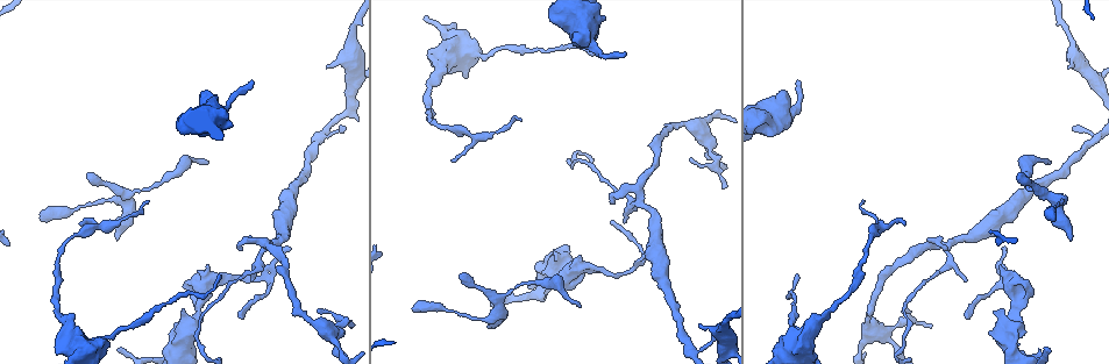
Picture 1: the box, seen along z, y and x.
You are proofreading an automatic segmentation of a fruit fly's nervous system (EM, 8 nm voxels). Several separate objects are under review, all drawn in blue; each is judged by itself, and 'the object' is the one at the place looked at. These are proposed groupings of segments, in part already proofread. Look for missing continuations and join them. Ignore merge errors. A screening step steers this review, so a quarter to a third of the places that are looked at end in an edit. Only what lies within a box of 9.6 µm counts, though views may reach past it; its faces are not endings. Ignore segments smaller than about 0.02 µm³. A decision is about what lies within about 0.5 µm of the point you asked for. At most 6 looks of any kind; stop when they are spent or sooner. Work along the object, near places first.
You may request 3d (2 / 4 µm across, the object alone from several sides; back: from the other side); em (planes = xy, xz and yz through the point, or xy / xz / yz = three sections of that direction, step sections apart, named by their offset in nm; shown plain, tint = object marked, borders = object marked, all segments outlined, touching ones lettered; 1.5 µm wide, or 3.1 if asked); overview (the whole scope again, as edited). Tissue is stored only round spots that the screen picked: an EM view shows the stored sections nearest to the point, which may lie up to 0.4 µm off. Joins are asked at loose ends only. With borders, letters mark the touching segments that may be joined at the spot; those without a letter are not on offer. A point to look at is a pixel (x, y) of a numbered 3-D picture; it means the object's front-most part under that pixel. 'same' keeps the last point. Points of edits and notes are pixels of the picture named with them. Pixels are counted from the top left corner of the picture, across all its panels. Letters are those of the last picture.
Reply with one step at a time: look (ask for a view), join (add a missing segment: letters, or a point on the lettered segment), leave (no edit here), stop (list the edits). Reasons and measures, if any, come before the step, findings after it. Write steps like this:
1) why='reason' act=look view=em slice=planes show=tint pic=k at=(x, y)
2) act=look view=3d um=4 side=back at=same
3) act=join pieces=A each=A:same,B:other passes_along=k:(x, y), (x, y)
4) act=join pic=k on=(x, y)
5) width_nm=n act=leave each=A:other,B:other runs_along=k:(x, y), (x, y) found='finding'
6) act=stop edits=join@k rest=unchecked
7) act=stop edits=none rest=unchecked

why='free end' act=look view=3d um=4 pic=1 at=(87, 173)

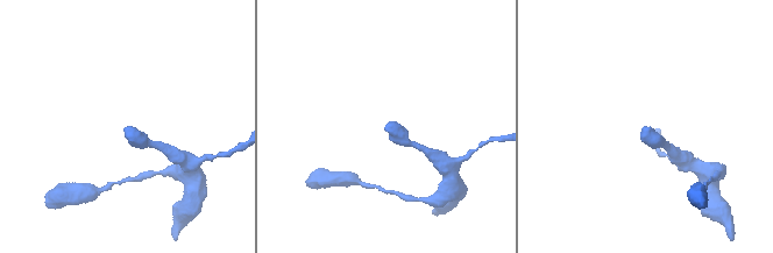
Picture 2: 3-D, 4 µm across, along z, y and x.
why='shape alone is not enough' act=look view=em slice=planes show=tint pic=2 at=(645, 129)

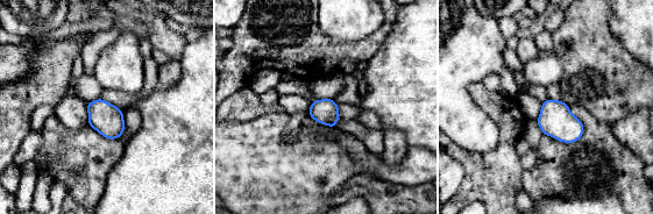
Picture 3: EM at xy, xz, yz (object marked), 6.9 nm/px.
why='what lies round it' act=look view=em slice=planes show=borders at=same

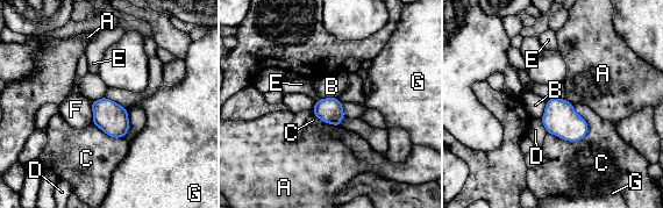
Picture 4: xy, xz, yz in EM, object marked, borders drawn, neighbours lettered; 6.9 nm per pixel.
act=leave each=A:other,B:other,C:other,D:other,E:other,F:other,G:other border=4:(547, 101), (541, 119) found='none of them fits'

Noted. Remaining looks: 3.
why='thin end' act=look view=em slice=planes show=borders pic=1 at=(969, 317)

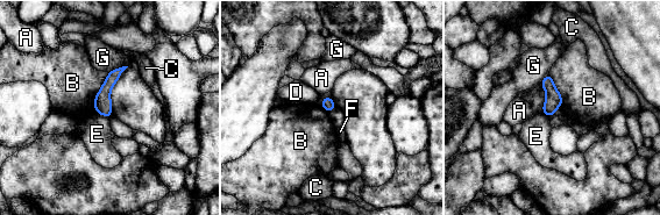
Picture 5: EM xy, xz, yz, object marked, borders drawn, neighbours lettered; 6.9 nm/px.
longest_contact=B:280nm act=leave each=A:other,B:other,C:other,D:other,E:other,F:other,G:other border=5:(108, 73), (94, 98), (94, 110) found='no lettered segment goes on from it'

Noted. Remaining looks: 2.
why='tapers out' act=look view=3d um=2 pic=1 at=(83, 223)

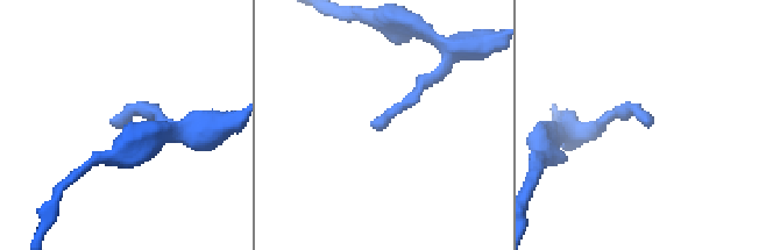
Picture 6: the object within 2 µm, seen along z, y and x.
act=look view=em slice=planes show=borders pic=6 at=(126, 122)

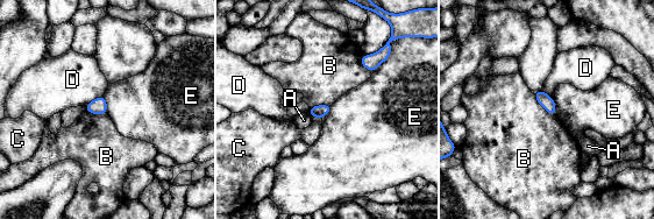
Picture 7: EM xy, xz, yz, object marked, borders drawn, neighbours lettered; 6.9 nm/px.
width_nm=90 longest_contact=B:220nm act=leave each=A:other,B:other,C:other,D:other,E:other found='none of them fits'

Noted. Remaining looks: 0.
act=stop edits=none rest=unchecked

